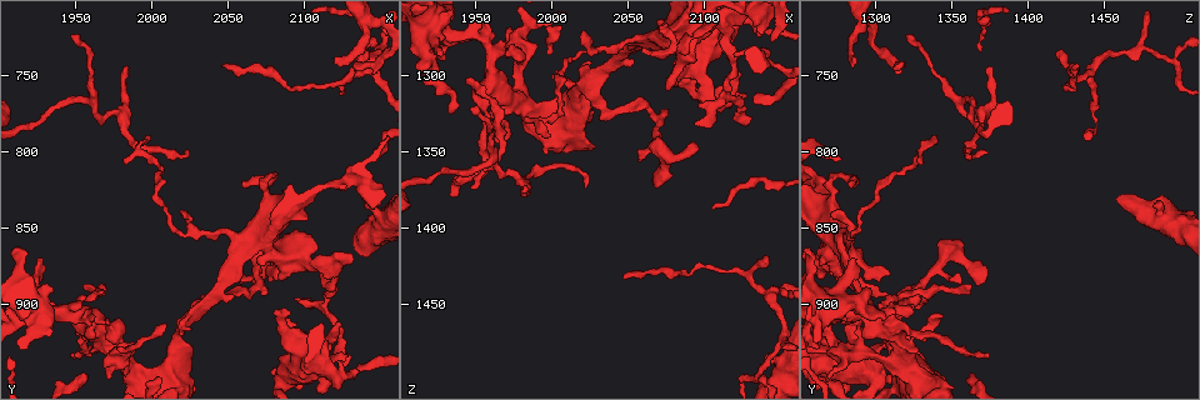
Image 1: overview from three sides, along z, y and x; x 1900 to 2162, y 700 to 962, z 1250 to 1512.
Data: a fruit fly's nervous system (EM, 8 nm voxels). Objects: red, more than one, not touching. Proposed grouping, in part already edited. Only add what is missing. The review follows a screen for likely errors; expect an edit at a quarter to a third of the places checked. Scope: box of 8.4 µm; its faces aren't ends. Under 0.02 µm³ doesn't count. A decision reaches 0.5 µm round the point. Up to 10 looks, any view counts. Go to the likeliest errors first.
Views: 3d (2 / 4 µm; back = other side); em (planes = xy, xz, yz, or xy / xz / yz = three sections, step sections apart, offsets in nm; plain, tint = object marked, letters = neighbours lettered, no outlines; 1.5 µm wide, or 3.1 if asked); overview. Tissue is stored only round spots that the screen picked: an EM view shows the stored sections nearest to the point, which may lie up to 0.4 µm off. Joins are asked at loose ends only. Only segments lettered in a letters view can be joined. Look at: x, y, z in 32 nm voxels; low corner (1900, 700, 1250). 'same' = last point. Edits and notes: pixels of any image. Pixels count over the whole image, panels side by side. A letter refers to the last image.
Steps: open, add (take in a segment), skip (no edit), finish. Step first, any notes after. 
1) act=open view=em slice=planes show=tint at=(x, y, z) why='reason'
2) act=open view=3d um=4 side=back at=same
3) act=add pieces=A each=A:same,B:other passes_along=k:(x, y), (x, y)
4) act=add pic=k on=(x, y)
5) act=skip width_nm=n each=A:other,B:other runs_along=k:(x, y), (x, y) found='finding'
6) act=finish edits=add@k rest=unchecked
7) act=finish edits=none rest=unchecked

act=open view=em slice=planes show=letters at=(2092, 894, 1330) why='free end'

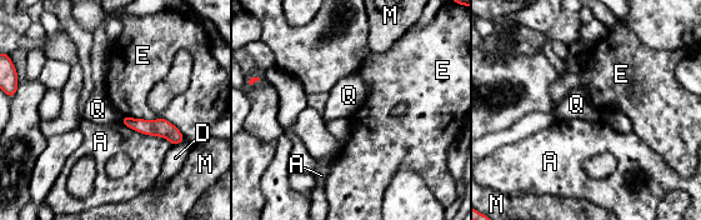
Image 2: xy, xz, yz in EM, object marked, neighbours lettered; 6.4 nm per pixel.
act=skip each=A:other,D:other,E:other,M:other,Q:other border=2:(123, 116), (120, 120) found='none of them fits'

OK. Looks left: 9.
act=open view=em slice=xz step=4 show=tint at=(2142, 738, 1420) why='an open end'

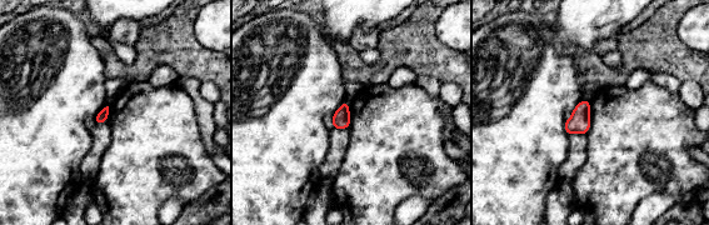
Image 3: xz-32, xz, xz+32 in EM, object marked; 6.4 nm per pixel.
act=open view=em slice=xz step=4 show=letters at=same

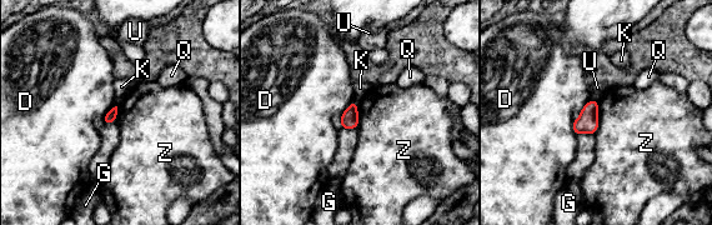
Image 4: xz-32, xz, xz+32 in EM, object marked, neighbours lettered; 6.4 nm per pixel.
act=skip longest_contact=Z:200nm each=D:other,G:other,K:other,Q:other,U:other,Z:other border=4:(597, 101), (597, 130), (595, 133) found='none of them fits'

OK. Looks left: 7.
act=open view=3d um=4 at=(2094, 852, 1274) why='an open end'

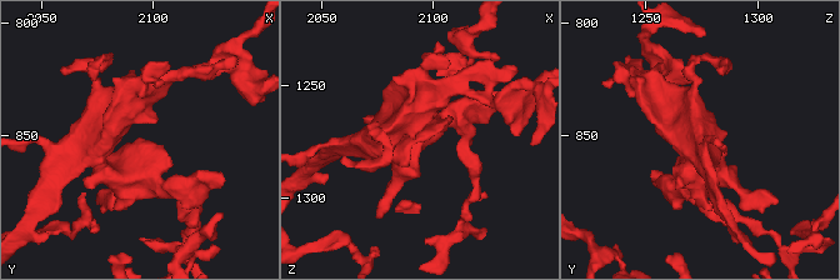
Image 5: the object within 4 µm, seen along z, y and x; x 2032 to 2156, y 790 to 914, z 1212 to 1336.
act=open view=em slice=planes show=letters at=(2097, 853, 1274) why='need the tissue'

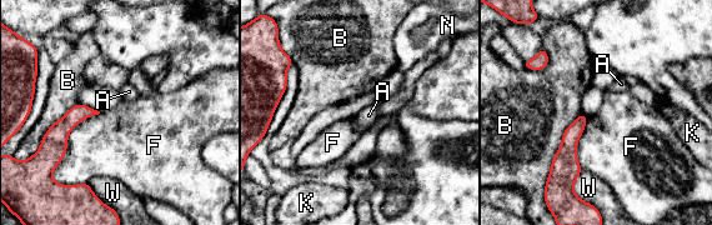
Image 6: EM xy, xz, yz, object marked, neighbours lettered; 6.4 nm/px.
act=skip longest_contact=F:550nm each=A:other,B:other,F:other,K:other,N:other,W:other runs_along=6:(91, 111), (78, 113), (40, 160) found='none of them fits'

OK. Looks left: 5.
act=open view=3d um=2 at=(2122, 940, 1330) why='branch stops here'

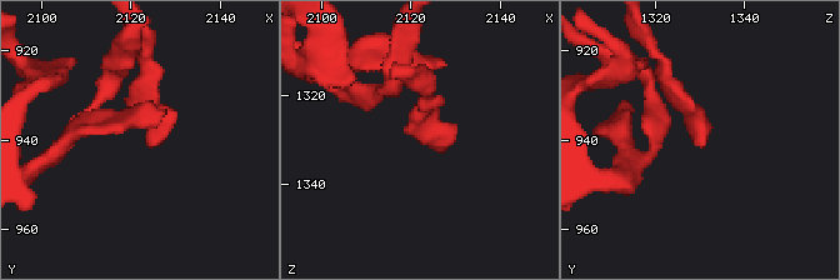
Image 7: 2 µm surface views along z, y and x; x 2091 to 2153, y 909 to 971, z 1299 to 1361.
act=open view=em slice=planes show=plain at=(2124, 941, 1329) why='shape alone is not enough'

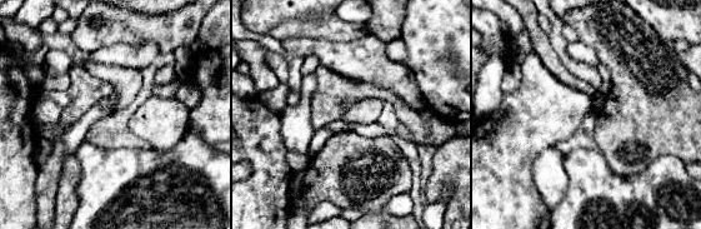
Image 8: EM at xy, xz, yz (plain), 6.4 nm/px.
act=open view=em slice=planes show=letters at=same why='what lies round it'

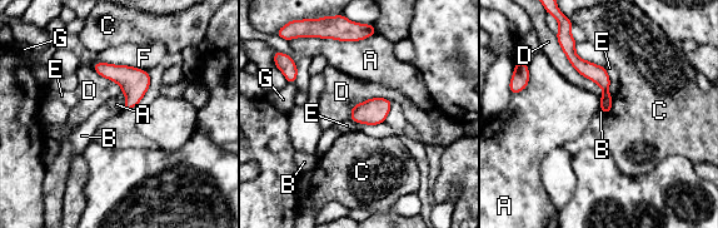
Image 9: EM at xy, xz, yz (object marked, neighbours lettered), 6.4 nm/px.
act=skip each=A:other,B:other,C:other,D:other,E:other,F:other,G:other runs_along=9:(571, 43), (571, 54), (604, 84), (606, 109) found='none of them fits'

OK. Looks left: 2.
act=finish edits=none rest=unchecked

